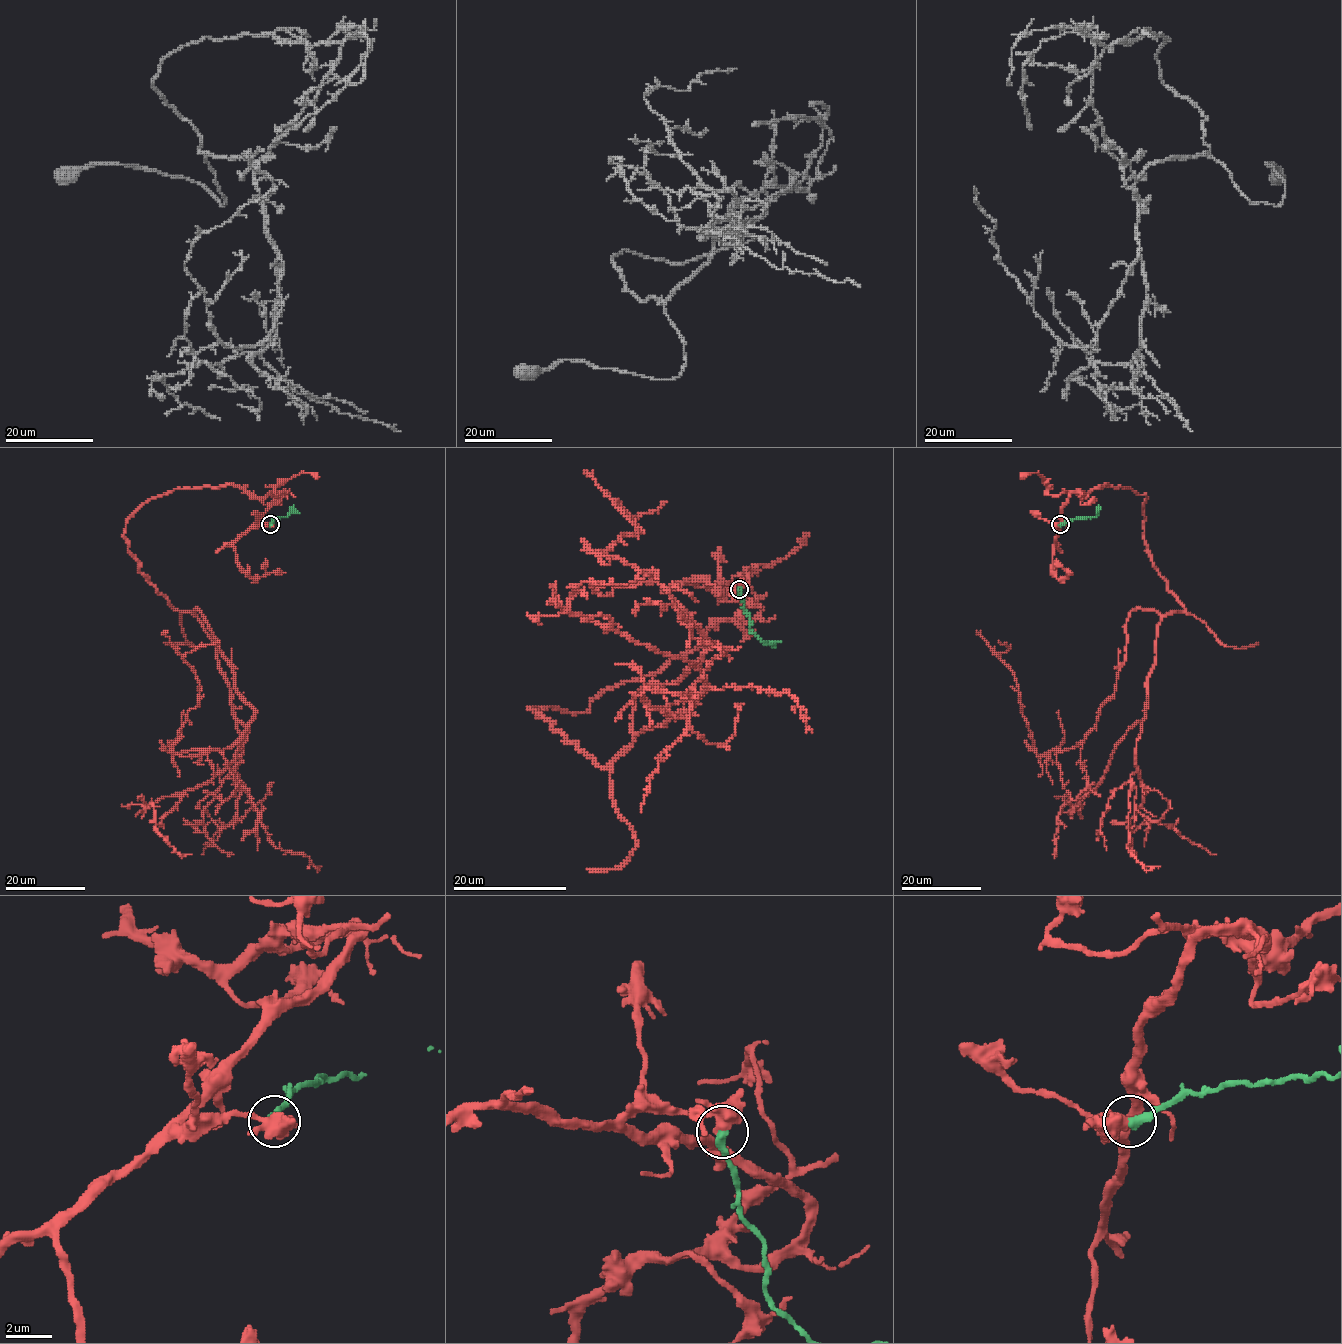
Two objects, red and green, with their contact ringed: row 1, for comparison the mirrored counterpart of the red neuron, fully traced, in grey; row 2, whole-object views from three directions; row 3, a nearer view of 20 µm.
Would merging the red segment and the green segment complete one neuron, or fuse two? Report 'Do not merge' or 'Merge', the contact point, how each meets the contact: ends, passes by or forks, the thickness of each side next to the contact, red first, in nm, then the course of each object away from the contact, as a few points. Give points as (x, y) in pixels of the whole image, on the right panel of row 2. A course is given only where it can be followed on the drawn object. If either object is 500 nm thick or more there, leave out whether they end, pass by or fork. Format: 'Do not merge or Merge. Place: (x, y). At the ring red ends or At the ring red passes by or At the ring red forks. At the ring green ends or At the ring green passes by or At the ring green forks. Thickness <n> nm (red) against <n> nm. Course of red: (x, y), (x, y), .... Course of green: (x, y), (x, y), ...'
Merge. Place: (1060, 524). At the ring red forks. At the ring green ends. Thickness 380 nm (red) against 400 nm. Course of red: (1060, 524), (1073, 492), (1146, 495), (1147, 551), (1184, 610), (1131, 612), (1115, 694), (1047, 756), (999, 642). Course of green: (1060, 524), (1096, 516), (1096, 513)

